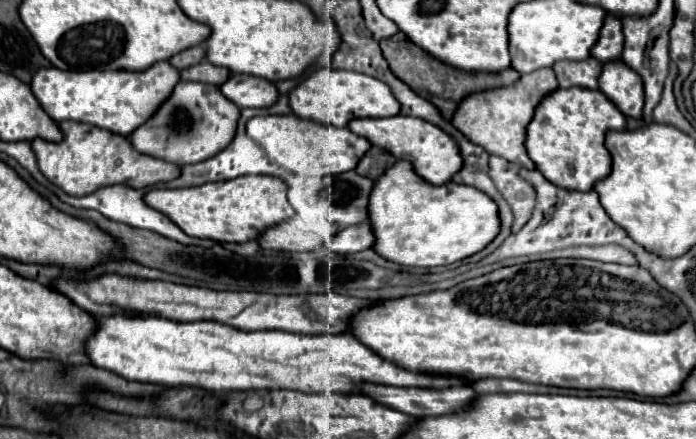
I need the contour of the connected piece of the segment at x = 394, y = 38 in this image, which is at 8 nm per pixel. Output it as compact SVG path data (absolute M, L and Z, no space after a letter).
M397 31L395 35L391 35L387 39L381 39L379 45L381 45L381 51L383 51L389 67L393 69L393 73L401 81L405 81L417 95L421 95L423 99L429 99L433 105L437 105L437 109L443 113L445 119L453 117L457 105L461 103L461 99L465 95L475 93L475 91L483 91L483 89L505 87L505 85L511 85L519 79L519 75L517 75L517 71L513 71L513 67L507 67L505 71L499 71L497 75L489 75L489 73L483 73L483 71L467 73L467 71L461 71L457 67L451 67L451 65L435 59L433 55L425 53L411 39L407 39L407 35L403 31Z

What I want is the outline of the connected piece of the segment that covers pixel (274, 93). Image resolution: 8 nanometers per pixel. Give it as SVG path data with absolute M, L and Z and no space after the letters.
M231 75L221 91L227 99L231 99L237 107L269 107L277 101L279 91L275 83L253 77L253 75Z

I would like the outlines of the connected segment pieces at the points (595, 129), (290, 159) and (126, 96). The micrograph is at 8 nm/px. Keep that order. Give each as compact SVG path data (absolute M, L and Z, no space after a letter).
M569 87L569 91L555 89L545 99L541 99L541 103L535 107L535 115L533 115L531 123L527 125L525 147L527 147L529 157L533 159L535 167L545 175L545 179L549 179L551 183L557 183L559 187L565 187L569 191L589 191L599 179L603 179L611 173L611 155L603 145L605 133L609 129L623 131L625 115L601 91L585 91L585 87Z
M293 113L253 117L247 123L247 133L267 151L267 157L273 163L303 177L315 177L315 175L325 177L325 175L339 175L351 171L357 167L361 157L371 147L371 143L365 137L351 133L347 127L337 129L337 127L321 125L311 119L301 119Z
M159 61L145 71L61 71L55 67L41 69L33 75L31 89L39 99L41 107L47 111L51 119L65 121L81 121L111 133L131 135L157 107L161 107L163 99L169 99L173 87L181 81L179 69L169 65L169 61Z

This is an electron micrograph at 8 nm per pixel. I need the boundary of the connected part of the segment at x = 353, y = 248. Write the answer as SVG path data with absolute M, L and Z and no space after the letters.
M359 223L353 227L345 227L341 229L331 241L329 241L329 249L335 253L359 253L365 251L369 247L373 247L375 243L375 235L371 231L369 223Z

